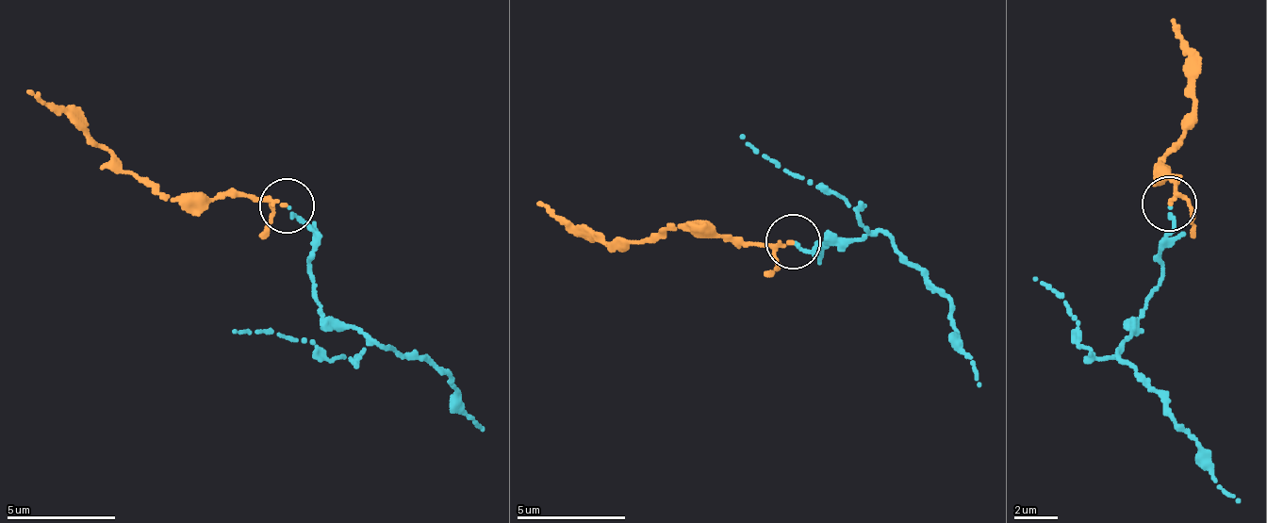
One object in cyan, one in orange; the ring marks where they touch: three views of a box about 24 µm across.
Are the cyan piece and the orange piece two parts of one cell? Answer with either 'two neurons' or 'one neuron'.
one neuron

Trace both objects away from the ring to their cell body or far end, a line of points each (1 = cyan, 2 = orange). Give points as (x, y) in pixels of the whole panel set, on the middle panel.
1: (797, 243), (807, 253), (817, 246), (816, 256), (821, 248), (885, 232), (949, 303), (954, 342), (980, 388)
2: (791, 242), (743, 245), (732, 235), (666, 227), (633, 243), (613, 242), (576, 232), (538, 203)

